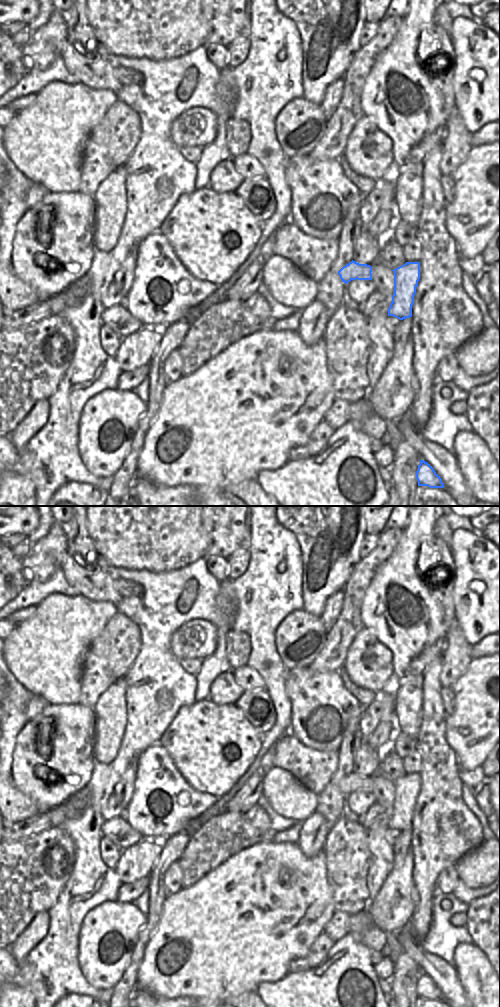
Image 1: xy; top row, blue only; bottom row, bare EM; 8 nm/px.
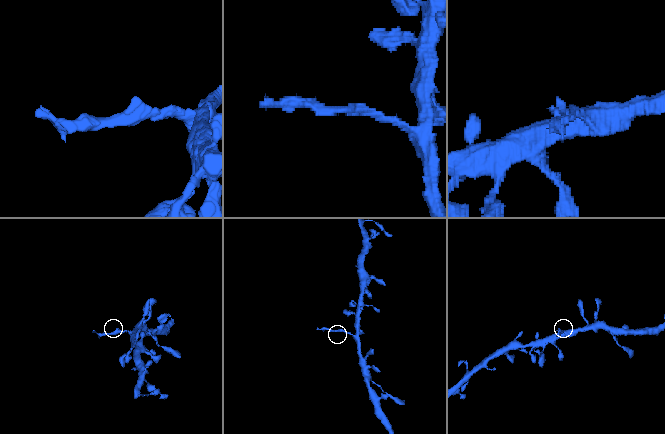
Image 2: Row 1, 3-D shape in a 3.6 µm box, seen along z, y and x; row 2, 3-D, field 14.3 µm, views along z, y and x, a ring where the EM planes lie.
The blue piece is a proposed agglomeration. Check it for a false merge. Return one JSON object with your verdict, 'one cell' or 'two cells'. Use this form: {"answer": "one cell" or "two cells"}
{"answer": "two cells"}

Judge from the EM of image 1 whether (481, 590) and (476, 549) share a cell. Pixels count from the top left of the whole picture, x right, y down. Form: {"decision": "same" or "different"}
{"decision": "same"}

